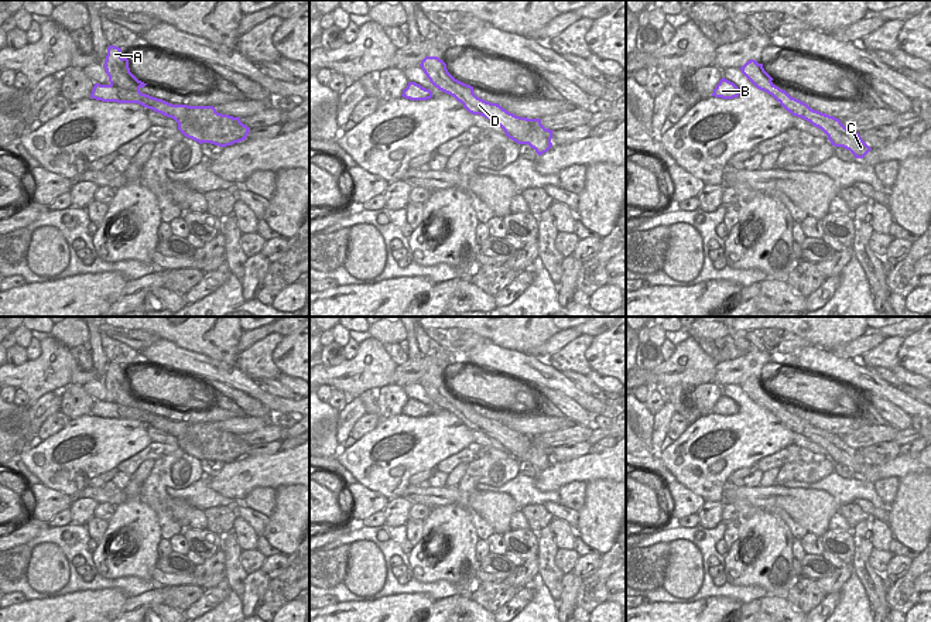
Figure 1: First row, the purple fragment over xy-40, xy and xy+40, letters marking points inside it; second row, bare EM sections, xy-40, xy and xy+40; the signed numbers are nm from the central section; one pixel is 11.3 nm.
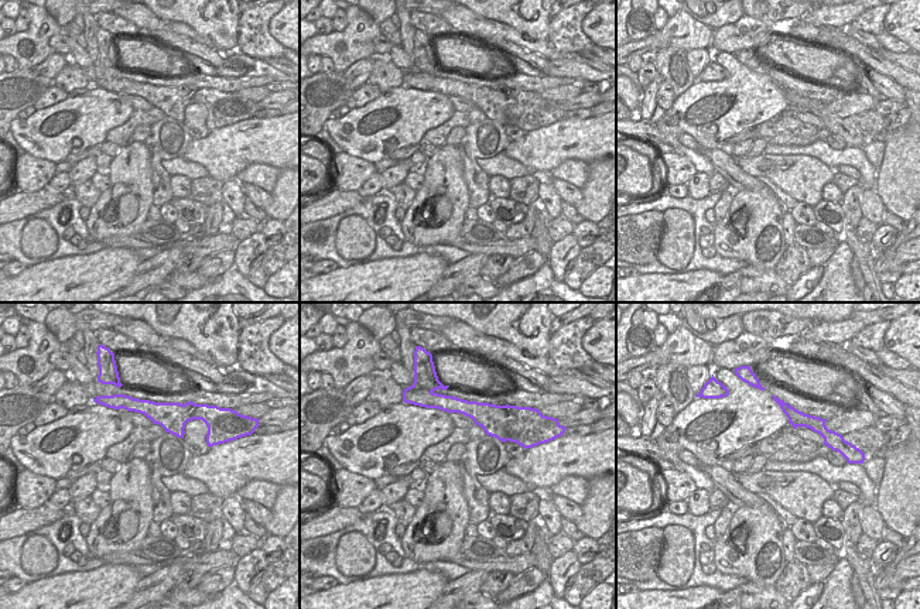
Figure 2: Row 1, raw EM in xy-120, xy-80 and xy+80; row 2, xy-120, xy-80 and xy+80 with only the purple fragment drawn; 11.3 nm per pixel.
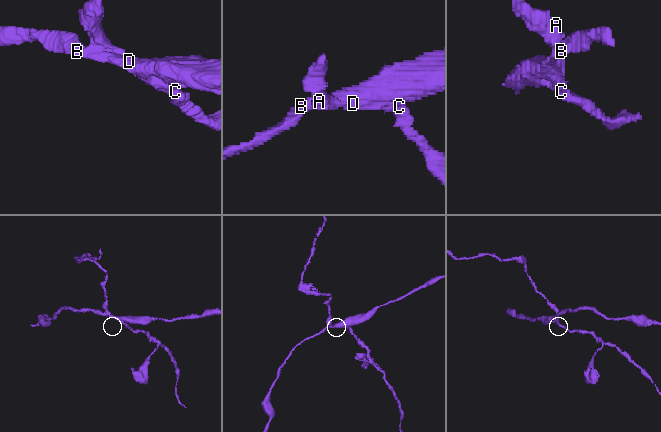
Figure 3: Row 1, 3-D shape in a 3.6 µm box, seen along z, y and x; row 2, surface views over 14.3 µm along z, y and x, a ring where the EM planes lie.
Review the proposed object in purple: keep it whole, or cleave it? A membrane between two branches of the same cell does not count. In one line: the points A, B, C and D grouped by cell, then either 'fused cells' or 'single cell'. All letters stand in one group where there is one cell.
groups A D / B C; fused cells

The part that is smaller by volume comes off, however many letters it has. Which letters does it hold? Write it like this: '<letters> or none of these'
A, D

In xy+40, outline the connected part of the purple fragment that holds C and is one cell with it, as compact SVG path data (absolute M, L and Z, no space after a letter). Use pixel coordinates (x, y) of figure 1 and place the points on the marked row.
M818 112L814 116L808 115L807 122L821 129L832 146L849 150L855 158L863 158L872 150L859 133L848 130L841 120L834 116Z

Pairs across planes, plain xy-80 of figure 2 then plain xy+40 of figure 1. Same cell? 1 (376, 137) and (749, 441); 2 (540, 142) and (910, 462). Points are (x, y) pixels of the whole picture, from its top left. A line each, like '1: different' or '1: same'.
1: same
2: same

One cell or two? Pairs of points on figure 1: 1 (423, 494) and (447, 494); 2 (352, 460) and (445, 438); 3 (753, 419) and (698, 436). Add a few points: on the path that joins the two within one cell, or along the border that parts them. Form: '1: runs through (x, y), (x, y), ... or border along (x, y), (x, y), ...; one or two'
1: runs through (428, 494), (441, 494); one
2: runs through (375, 441), (403, 429), (411, 429), (423, 438); one
3: runs through (739, 429), (712, 430); one

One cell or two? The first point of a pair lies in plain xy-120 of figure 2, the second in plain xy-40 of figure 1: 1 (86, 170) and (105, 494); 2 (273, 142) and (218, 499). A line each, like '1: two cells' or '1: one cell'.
1: two cells
2: two cells

